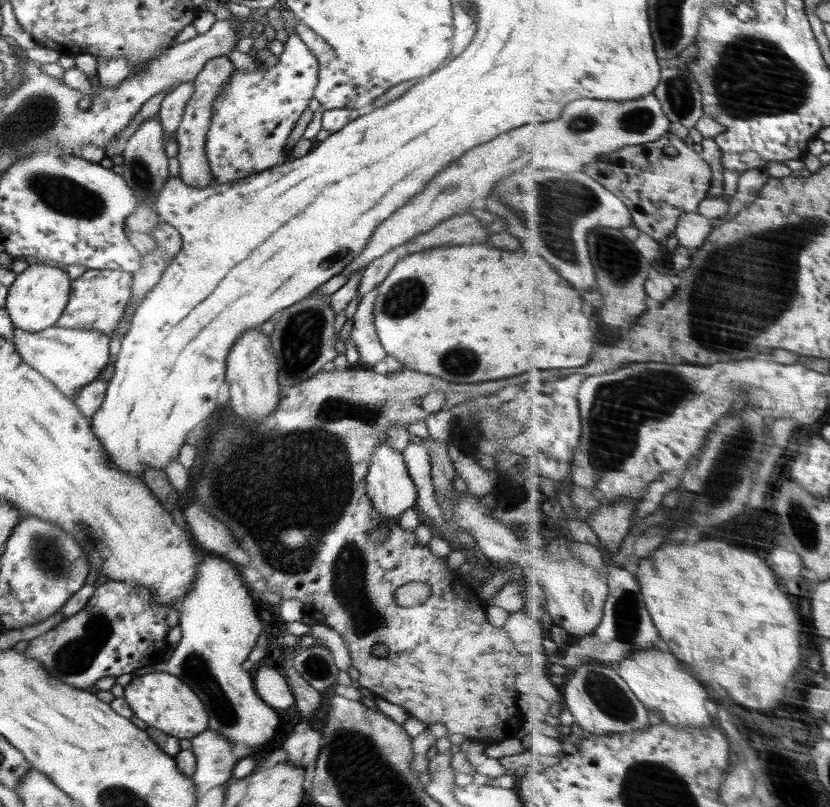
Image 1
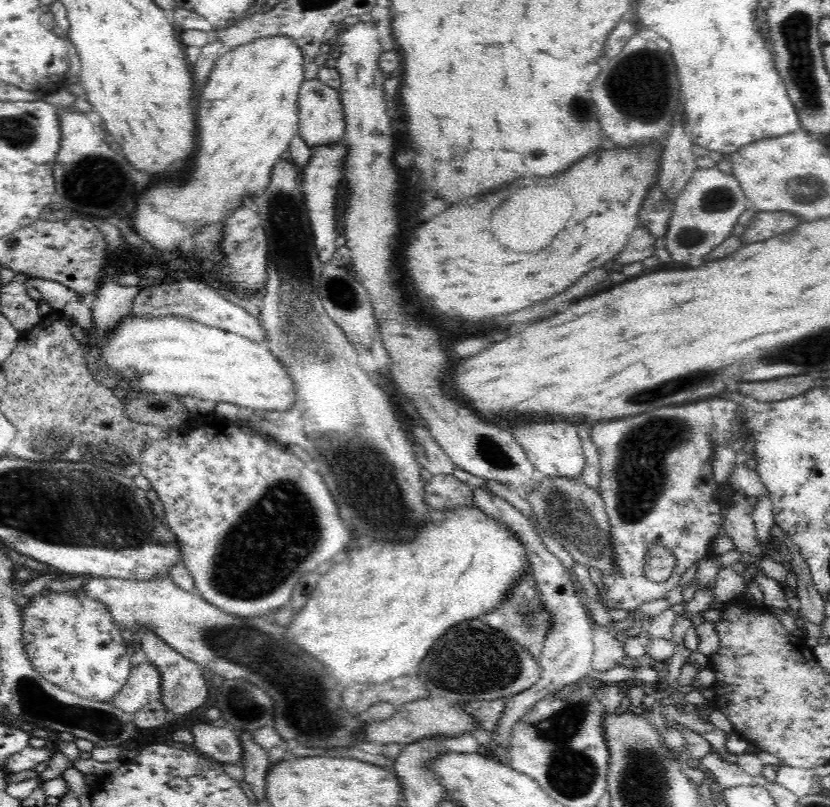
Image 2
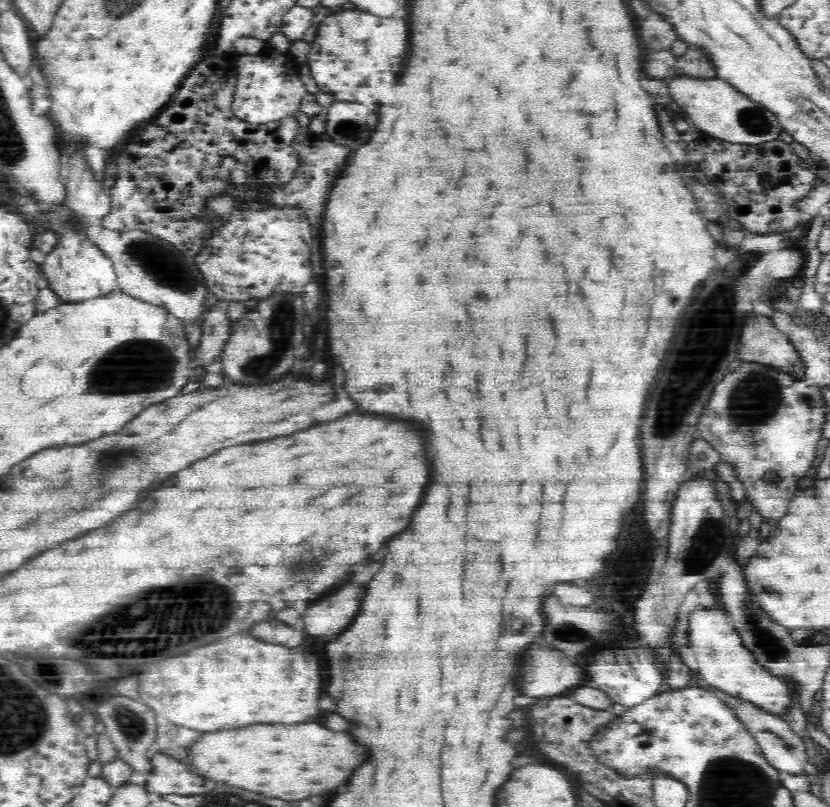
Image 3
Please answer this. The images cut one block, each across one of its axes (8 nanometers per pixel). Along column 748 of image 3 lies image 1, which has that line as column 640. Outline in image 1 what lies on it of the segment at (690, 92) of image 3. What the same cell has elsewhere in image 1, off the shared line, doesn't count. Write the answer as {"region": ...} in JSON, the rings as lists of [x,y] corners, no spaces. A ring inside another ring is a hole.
{"region":[[[654,92],[639,98],[638,100],[600,100],[598,98],[582,98],[578,102],[572,102],[566,107],[566,112],[560,118],[544,122],[544,124],[526,124],[520,128],[514,128],[506,134],[500,134],[498,138],[492,138],[484,144],[475,146],[473,149],[462,153],[454,162],[451,162],[442,169],[440,173],[435,174],[425,185],[425,190],[418,192],[406,204],[403,204],[398,210],[395,210],[386,220],[383,220],[375,226],[374,232],[370,235],[366,246],[362,252],[354,257],[354,260],[346,265],[341,273],[346,278],[352,278],[352,275],[359,269],[368,266],[375,258],[390,252],[396,246],[402,246],[412,240],[419,234],[424,234],[438,226],[442,221],[452,218],[456,215],[464,215],[471,208],[475,208],[485,196],[489,196],[491,190],[503,179],[506,174],[515,170],[531,166],[531,168],[546,168],[564,170],[564,172],[582,172],[584,166],[591,162],[598,162],[602,154],[606,152],[616,152],[628,146],[636,144],[644,145],[646,142],[656,142],[670,133],[672,119],[668,118],[664,112],[662,102]]]}

